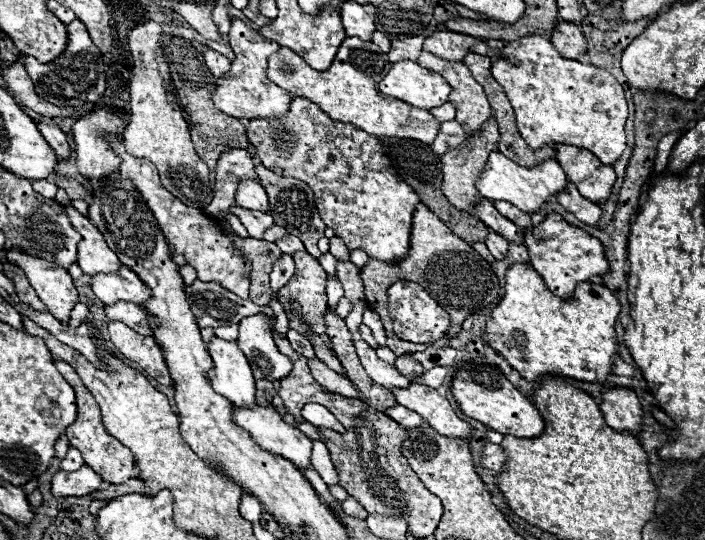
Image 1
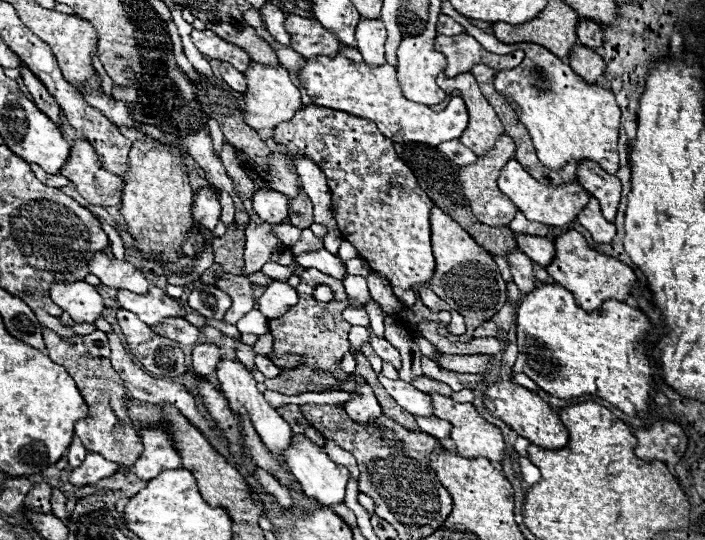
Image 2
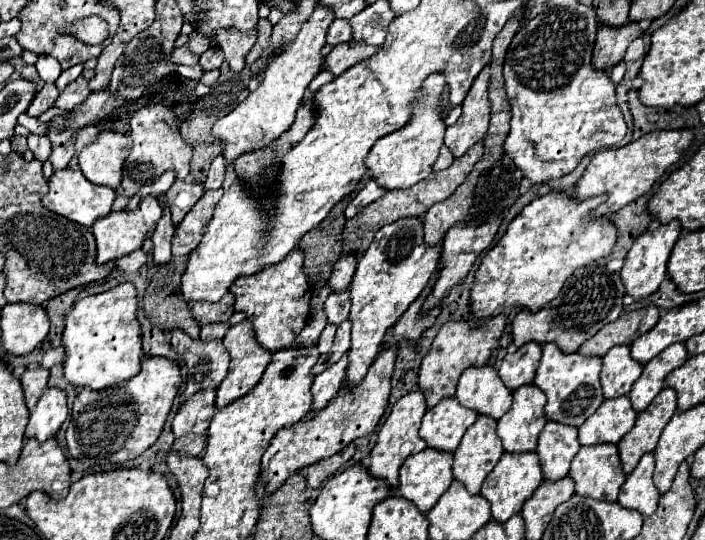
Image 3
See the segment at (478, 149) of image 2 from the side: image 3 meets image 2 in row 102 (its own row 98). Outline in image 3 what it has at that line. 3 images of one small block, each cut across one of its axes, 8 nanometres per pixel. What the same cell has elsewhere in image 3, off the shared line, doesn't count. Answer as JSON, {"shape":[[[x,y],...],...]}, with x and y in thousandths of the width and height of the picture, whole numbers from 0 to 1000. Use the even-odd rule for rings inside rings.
{"shape":[[[695,119],[681,133],[675,156],[670,156],[670,170],[664,170],[655,193],[655,215],[644,233],[633,241],[633,270],[650,293],[670,267],[681,263],[692,244],[695,230],[695,185],[692,185],[692,156],[695,156]]]}

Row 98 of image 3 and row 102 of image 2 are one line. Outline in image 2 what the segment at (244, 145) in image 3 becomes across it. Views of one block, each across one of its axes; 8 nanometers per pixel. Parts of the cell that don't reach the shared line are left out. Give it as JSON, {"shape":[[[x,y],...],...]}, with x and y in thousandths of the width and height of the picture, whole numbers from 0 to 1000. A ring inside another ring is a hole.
{"shape":[[[355,115],[355,122],[346,130],[346,144],[349,144],[349,170],[346,178],[346,226],[363,241],[369,237],[389,237],[397,226],[411,222],[428,196],[428,178],[426,167],[414,156],[409,130],[397,119],[397,122],[374,122],[366,115]]]}

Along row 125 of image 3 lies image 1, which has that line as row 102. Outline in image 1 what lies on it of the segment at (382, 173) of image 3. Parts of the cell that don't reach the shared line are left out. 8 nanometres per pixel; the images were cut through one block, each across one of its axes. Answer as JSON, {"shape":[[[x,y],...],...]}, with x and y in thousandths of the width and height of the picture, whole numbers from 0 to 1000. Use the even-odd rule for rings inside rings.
{"shape":[[[584,111],[562,115],[536,159],[542,174],[604,204],[627,196],[641,167],[624,137],[599,126]]]}

